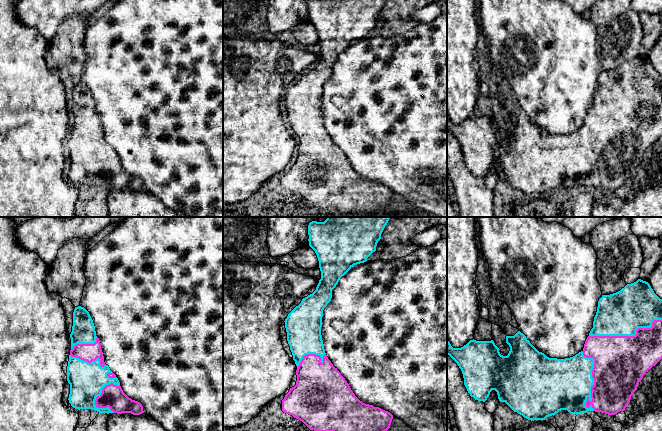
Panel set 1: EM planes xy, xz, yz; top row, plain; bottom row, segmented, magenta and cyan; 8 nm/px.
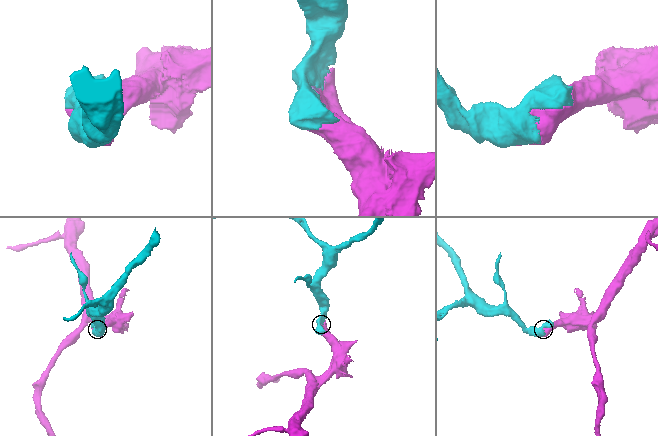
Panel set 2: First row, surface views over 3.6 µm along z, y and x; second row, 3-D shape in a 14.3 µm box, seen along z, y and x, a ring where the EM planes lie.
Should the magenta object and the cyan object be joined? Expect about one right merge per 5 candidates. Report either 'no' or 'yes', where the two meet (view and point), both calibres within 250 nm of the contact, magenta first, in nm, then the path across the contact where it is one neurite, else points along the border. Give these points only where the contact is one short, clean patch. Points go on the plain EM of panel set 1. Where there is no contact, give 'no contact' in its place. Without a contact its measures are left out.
yes; contact yz (594, 156); calibres 420 and 420 nm

